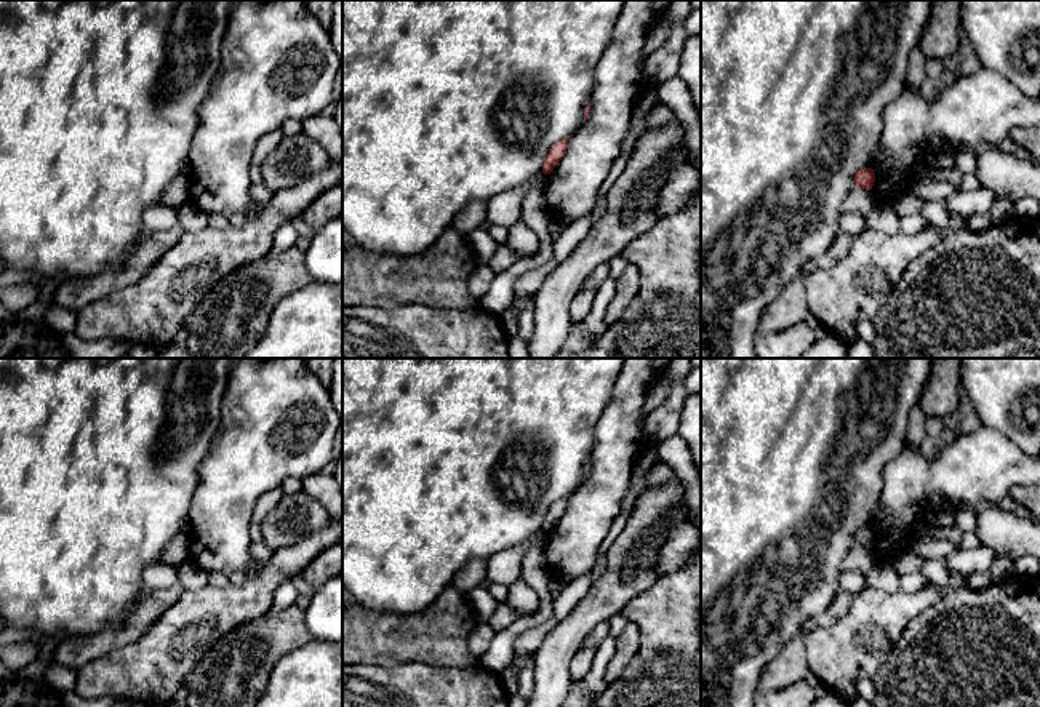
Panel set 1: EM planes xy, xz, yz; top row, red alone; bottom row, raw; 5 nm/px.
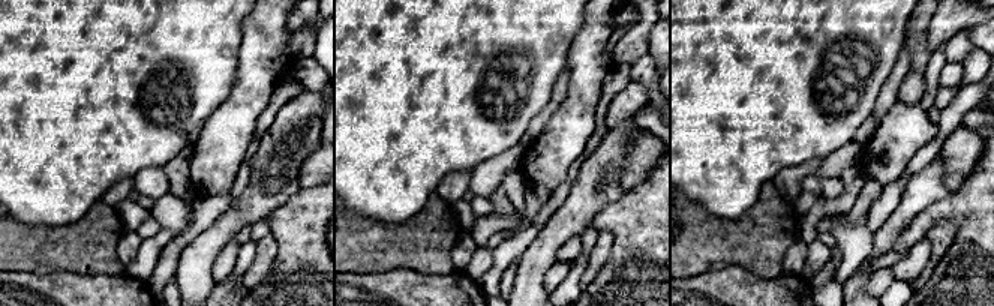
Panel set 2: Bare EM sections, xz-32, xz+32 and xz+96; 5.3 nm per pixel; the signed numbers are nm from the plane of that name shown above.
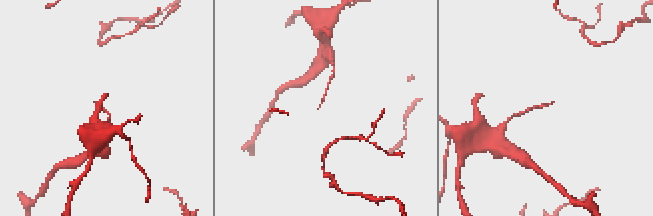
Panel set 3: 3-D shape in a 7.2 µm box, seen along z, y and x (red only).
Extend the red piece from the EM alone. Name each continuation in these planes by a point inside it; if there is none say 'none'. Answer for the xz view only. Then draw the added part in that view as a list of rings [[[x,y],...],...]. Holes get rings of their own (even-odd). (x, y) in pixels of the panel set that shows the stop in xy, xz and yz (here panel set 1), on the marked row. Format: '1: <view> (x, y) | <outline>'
none

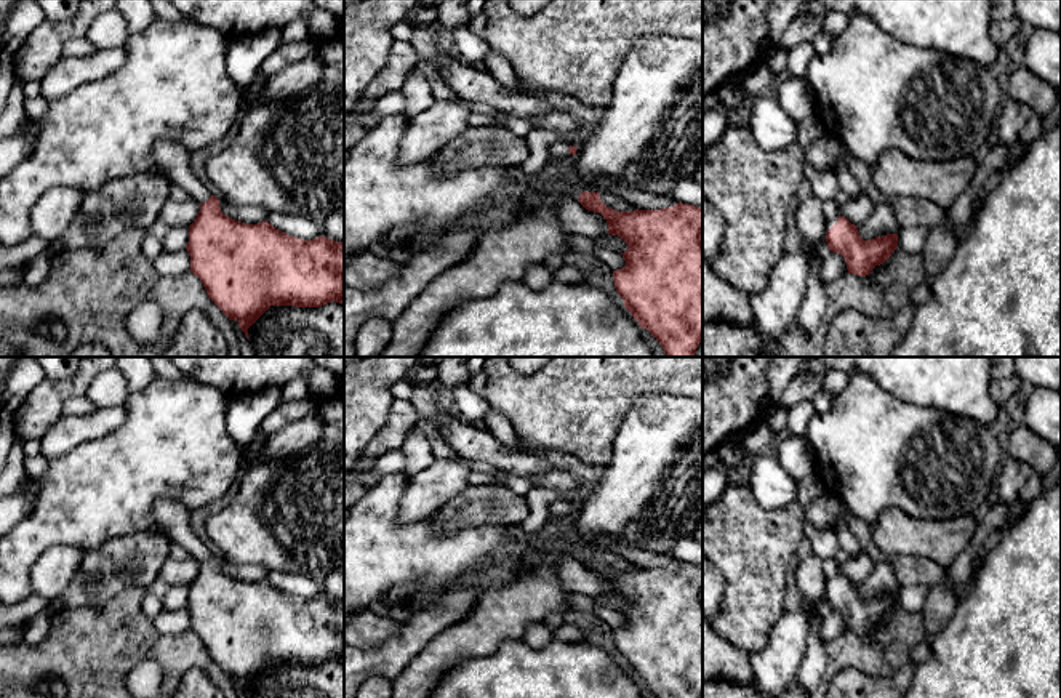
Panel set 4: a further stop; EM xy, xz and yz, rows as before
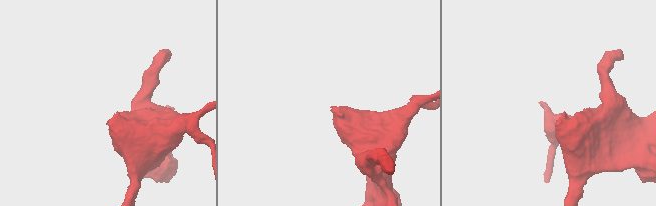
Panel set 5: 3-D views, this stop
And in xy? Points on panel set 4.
1: xy (176, 160) | [[[158,142],[154,158],[166,170],[170,183],[184,187],[195,202],[203,203],[211,197],[211,189],[192,171],[190,154],[186,149],[174,142]]]

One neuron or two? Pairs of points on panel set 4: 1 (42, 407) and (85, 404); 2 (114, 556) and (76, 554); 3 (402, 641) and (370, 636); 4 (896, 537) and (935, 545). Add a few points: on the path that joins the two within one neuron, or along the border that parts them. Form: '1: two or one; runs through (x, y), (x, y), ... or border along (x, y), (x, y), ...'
1: two; border along (84, 394), (69, 397), (64, 402), (63, 415)
2: two; border along (88, 551), (66, 588)
3: two; border along (402, 623), (381, 644), (360, 647)
4: one; runs through (906, 537), (925, 538)

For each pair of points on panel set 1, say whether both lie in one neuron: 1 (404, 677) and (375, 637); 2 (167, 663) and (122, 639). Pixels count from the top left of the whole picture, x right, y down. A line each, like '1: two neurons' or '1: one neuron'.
1: two neurons
2: two neurons

